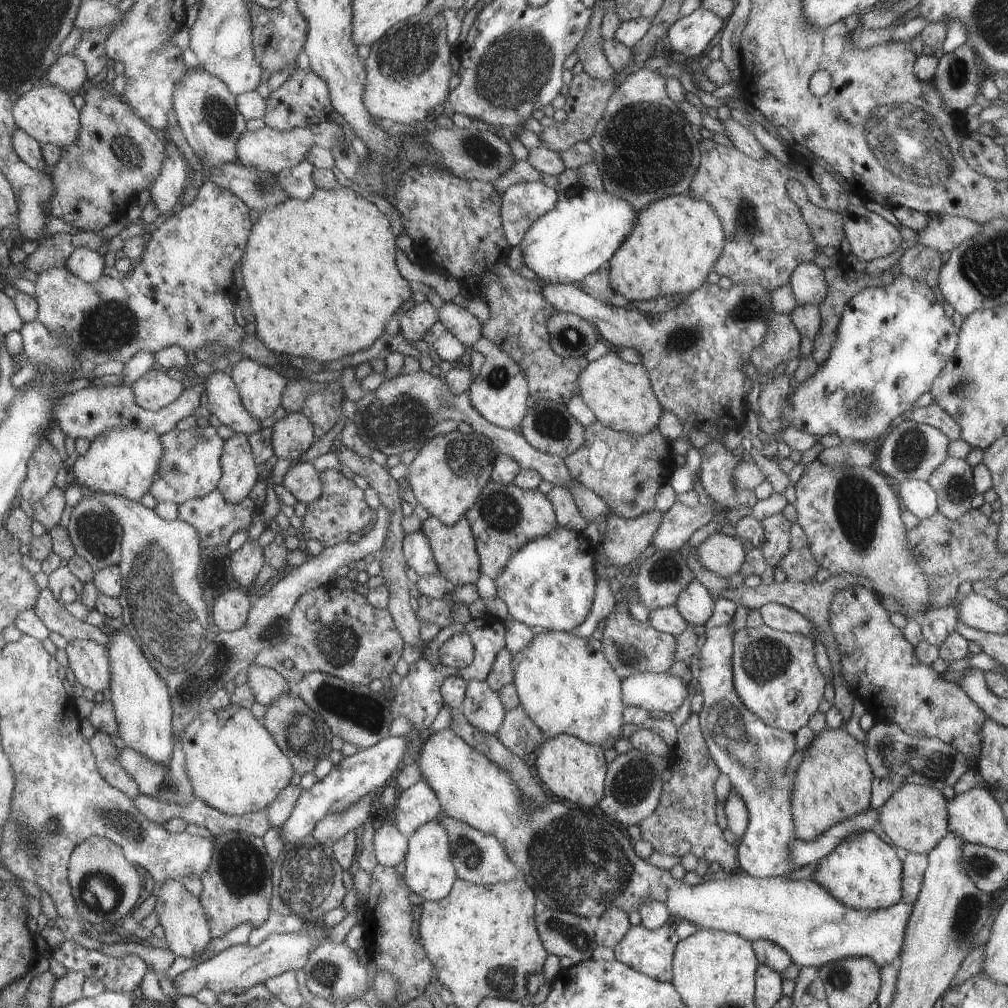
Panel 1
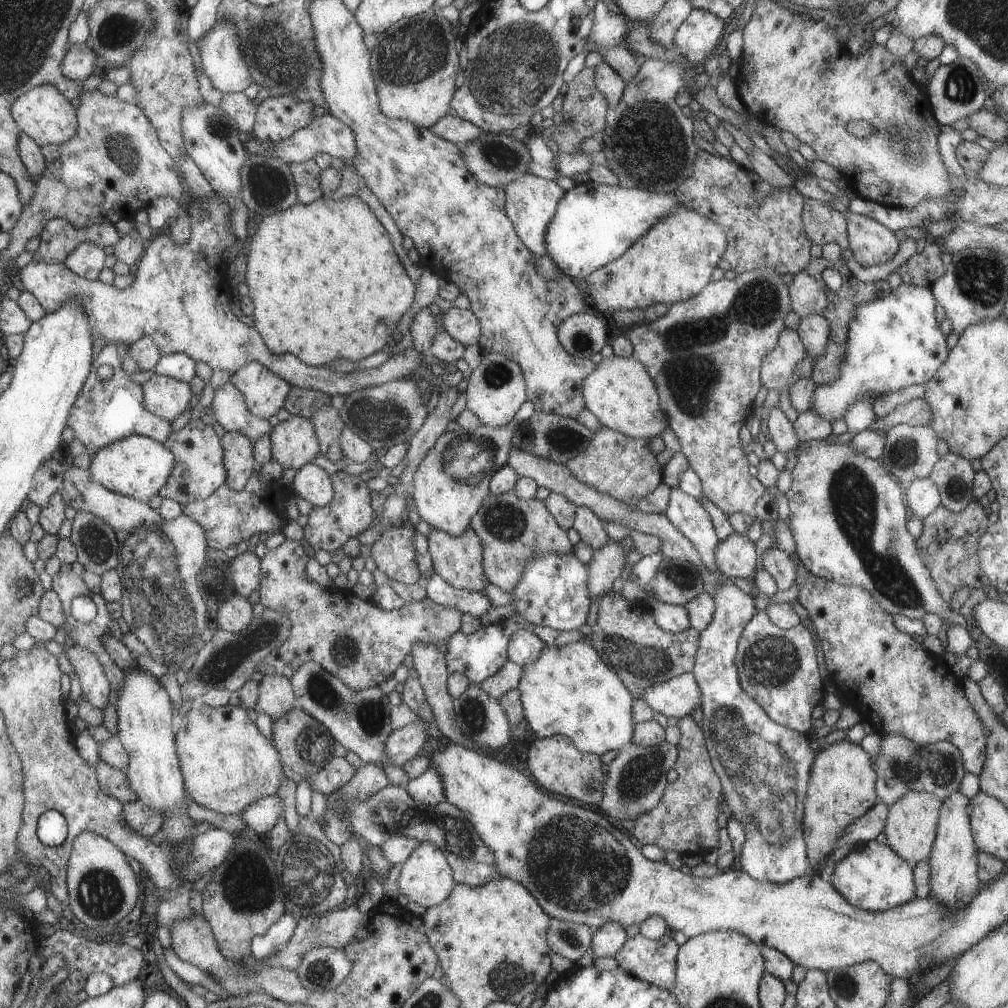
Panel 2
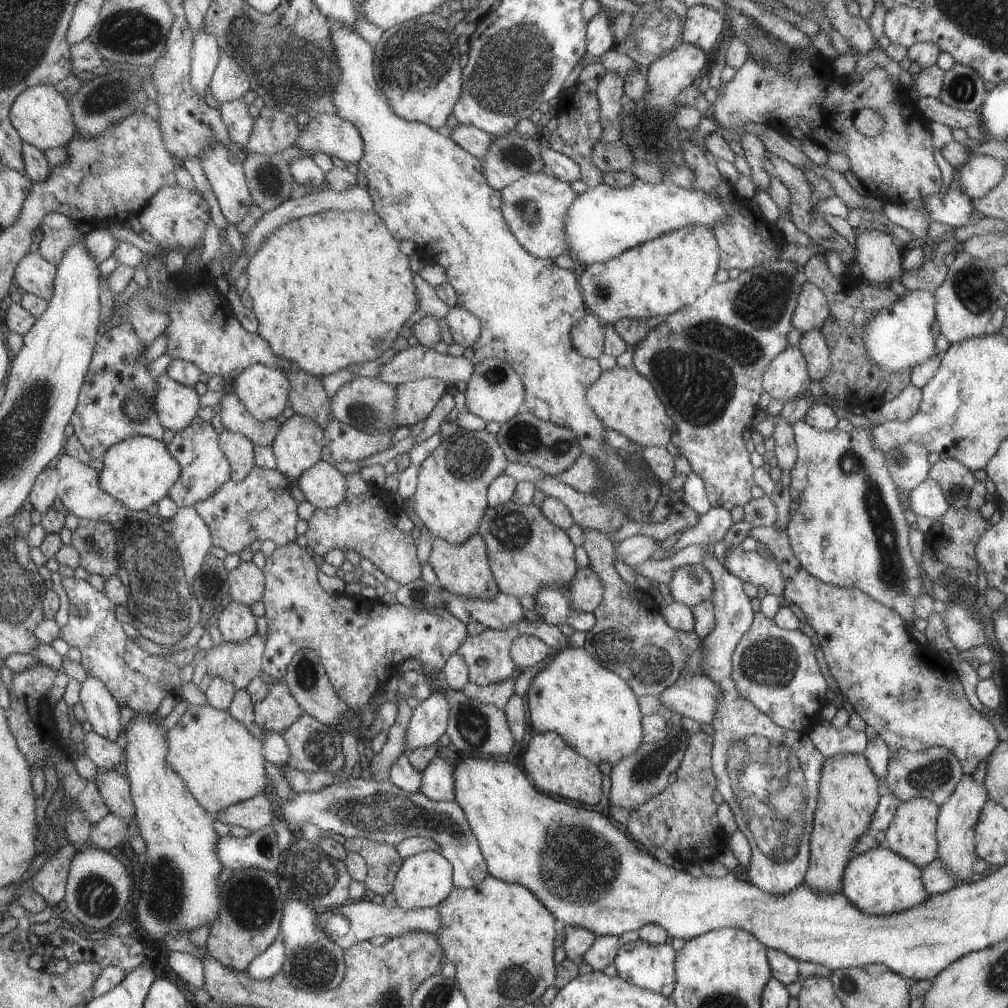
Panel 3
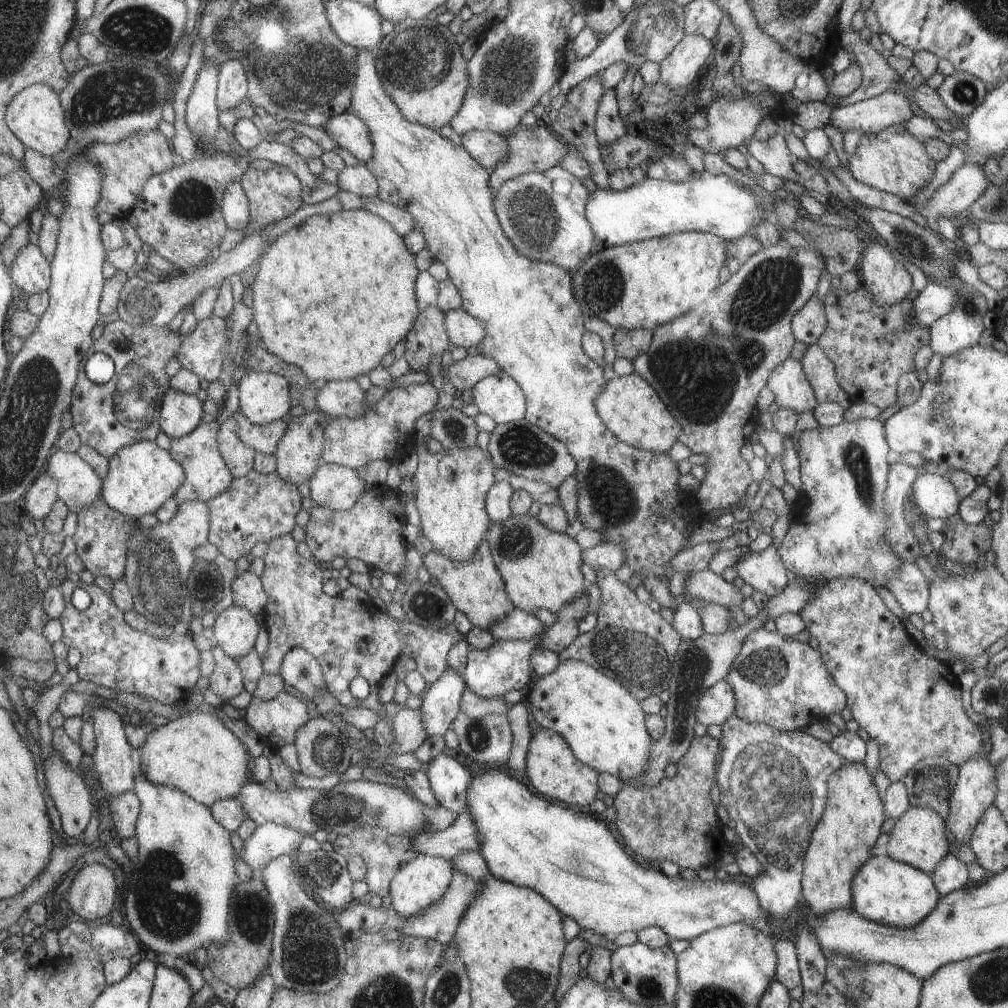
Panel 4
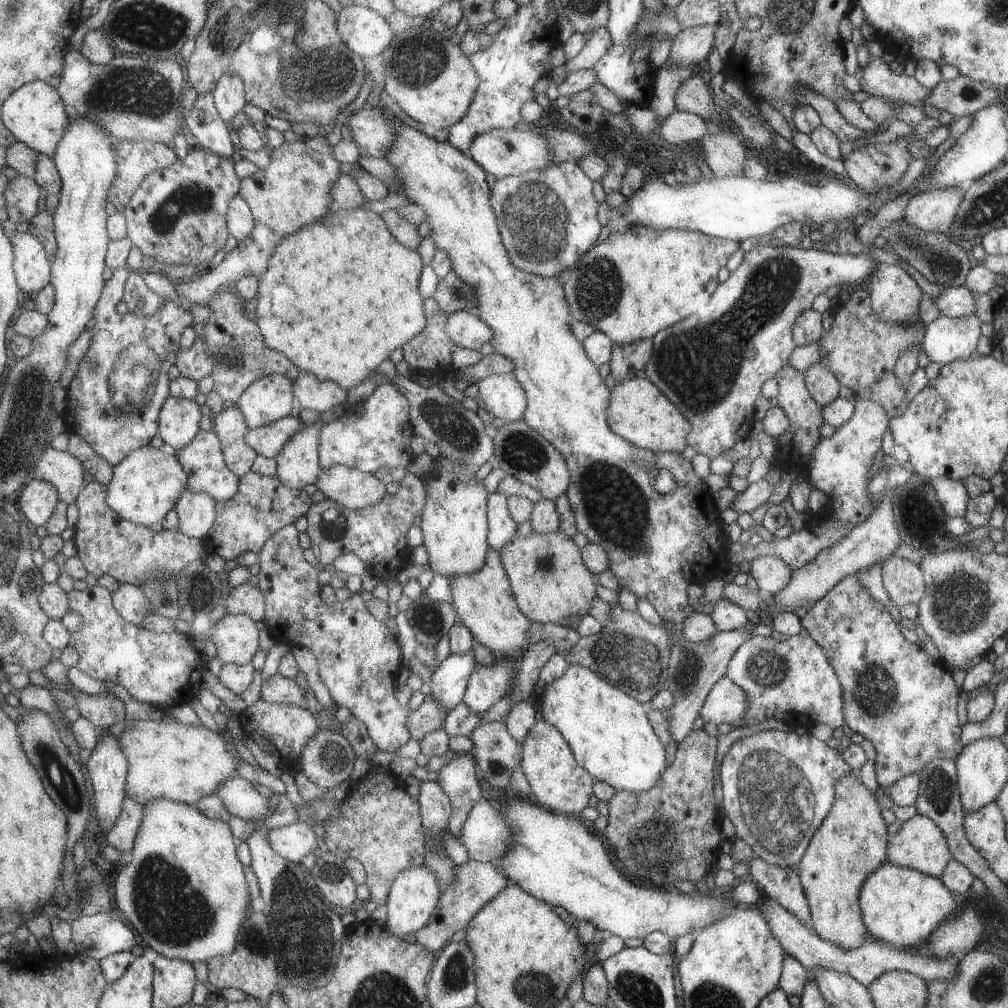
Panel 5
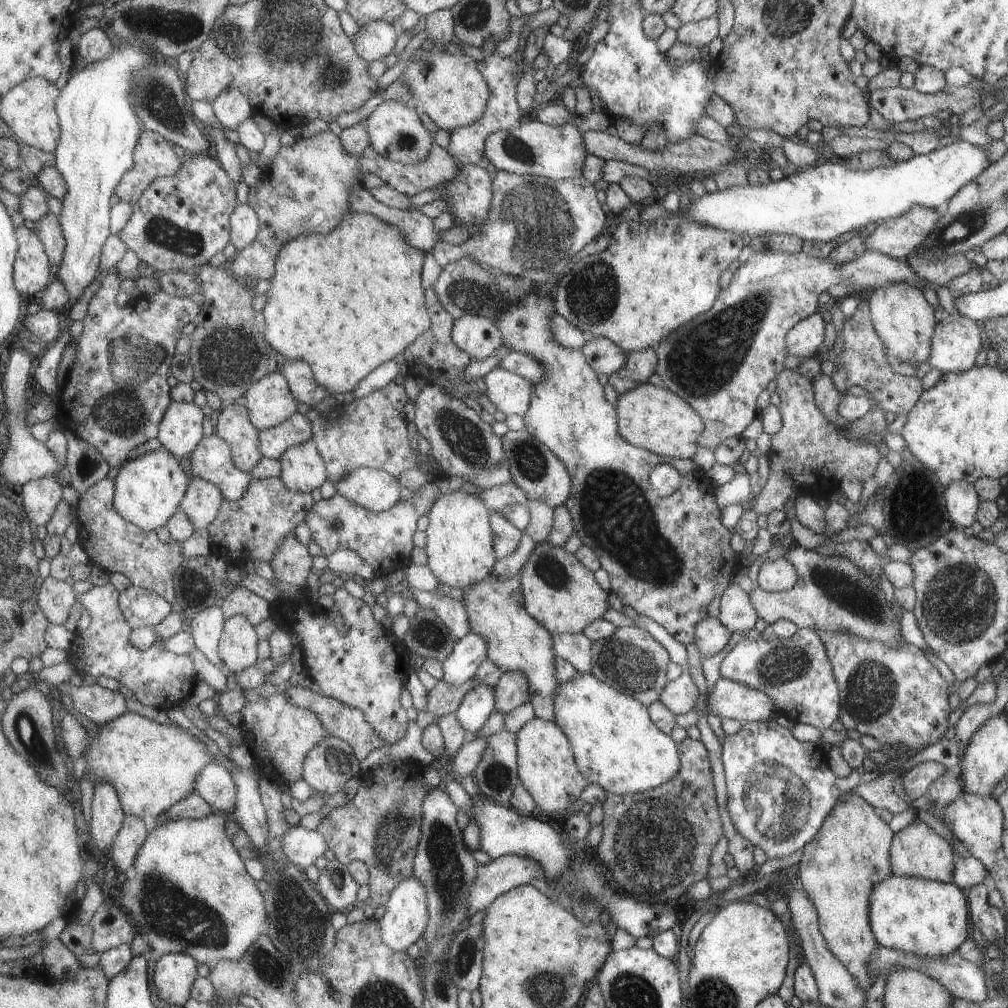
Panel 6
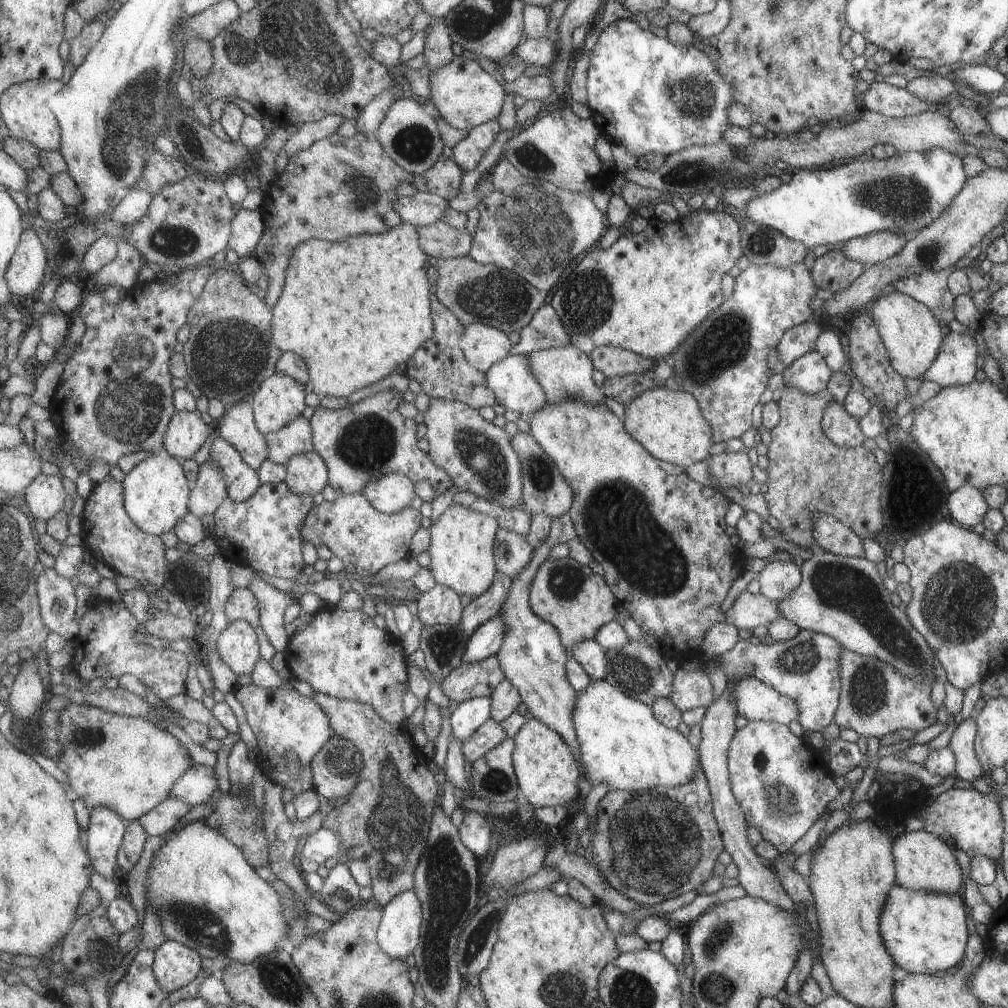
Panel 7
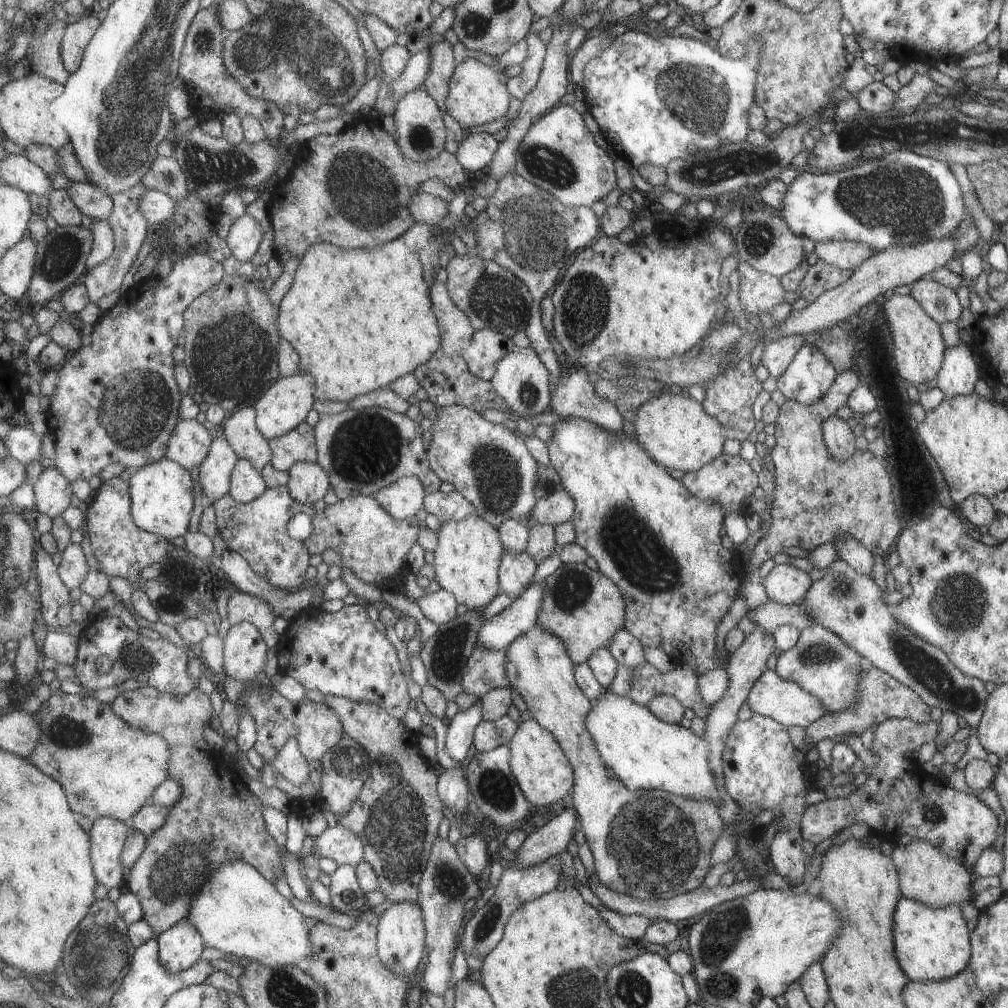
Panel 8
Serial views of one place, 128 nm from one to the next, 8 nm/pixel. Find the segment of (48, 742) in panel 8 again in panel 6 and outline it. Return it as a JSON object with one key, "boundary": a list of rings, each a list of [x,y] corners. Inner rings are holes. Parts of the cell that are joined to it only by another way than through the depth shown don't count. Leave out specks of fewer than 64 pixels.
{"boundary":[[[127,712],[113,722],[98,724],[97,728],[99,728],[99,734],[89,736],[89,748],[83,754],[87,764],[85,775],[88,772],[93,786],[101,782],[113,784],[119,794],[125,814],[139,816],[147,822],[153,821],[161,812],[173,806],[175,802],[179,802],[181,798],[191,795],[197,772],[201,772],[201,768],[205,768],[205,764],[213,760],[211,754],[205,750],[207,746],[203,746],[203,742],[197,742],[198,738],[179,730],[179,726],[175,723],[157,723],[137,713]]]}

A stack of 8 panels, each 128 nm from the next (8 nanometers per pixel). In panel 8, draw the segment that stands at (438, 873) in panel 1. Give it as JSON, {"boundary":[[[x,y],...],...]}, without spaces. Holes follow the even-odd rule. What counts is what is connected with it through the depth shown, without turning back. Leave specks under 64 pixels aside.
{"boundary":[[[397,901],[380,914],[379,926],[376,932],[376,951],[380,955],[381,964],[389,968],[395,976],[411,976],[423,956],[424,918],[421,918],[421,909],[418,904]]]}

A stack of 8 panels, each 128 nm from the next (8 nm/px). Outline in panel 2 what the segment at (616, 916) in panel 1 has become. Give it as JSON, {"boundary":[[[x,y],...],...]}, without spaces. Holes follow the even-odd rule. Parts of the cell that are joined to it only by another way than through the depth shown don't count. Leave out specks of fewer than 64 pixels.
{"boundary":[[[606,923],[603,927],[593,930],[588,952],[592,958],[613,958],[626,940],[625,930],[619,924]]]}

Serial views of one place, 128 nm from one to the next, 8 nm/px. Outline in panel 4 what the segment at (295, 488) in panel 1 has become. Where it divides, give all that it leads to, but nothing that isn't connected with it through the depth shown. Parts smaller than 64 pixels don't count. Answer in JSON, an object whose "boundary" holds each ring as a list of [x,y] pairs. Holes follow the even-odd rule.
{"boundary":[[[321,464],[307,481],[308,496],[315,505],[336,511],[353,506],[367,487],[353,469],[336,464]]]}

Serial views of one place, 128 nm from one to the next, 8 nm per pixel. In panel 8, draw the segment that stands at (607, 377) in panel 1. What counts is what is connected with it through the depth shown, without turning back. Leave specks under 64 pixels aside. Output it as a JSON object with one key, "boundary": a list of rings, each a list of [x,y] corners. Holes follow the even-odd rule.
{"boundary":[[[664,389],[659,396],[643,402],[632,423],[637,442],[657,464],[684,473],[697,470],[721,455],[721,445],[726,439],[721,423],[709,416],[701,403],[673,389]]]}

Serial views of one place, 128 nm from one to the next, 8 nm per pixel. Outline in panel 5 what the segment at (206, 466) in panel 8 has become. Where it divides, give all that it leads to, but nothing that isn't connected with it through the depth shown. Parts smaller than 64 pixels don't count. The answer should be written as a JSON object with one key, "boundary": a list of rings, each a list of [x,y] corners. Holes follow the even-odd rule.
{"boundary":[[[185,489],[174,507],[179,521],[176,532],[189,538],[203,539],[213,524],[215,502],[203,492],[187,492]]]}

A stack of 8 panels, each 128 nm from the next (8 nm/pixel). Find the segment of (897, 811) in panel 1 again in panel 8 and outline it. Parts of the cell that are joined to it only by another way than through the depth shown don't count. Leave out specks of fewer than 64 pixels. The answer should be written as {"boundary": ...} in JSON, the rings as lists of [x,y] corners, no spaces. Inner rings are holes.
{"boundary":[[[912,839],[908,844],[895,846],[890,854],[893,864],[899,873],[902,897],[925,904],[929,908],[945,908],[949,904],[963,904],[971,896],[971,876],[963,864],[951,860],[925,840]]]}

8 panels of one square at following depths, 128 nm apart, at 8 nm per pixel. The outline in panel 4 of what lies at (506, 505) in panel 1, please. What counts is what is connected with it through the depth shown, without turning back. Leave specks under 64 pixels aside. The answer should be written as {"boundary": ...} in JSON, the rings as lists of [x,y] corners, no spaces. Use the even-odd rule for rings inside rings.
{"boundary":[[[527,513],[519,516],[509,514],[509,518],[503,524],[489,524],[485,530],[484,539],[492,551],[497,572],[500,572],[501,578],[504,580],[504,589],[508,593],[508,599],[512,601],[515,608],[519,608],[527,614],[533,610],[539,610],[539,608],[557,613],[563,604],[568,604],[583,594],[585,578],[581,576],[581,570],[579,570],[579,566],[581,566],[579,546],[575,539],[571,540],[566,533],[555,534],[555,532],[547,530],[545,526],[541,526],[537,522],[536,517],[528,516]]]}

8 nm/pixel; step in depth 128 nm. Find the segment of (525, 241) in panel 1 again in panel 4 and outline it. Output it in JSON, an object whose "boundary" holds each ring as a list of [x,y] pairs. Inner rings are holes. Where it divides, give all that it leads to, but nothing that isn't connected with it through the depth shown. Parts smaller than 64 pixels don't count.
{"boundary":[[[703,174],[686,182],[674,183],[645,177],[637,184],[632,184],[620,191],[599,188],[589,196],[588,202],[585,204],[585,220],[588,220],[593,236],[601,242],[603,248],[683,231],[709,232],[721,236],[722,239],[733,240],[733,238],[743,236],[751,226],[758,226],[764,222],[765,208],[757,204],[758,199],[753,191],[745,190],[741,186],[737,188],[737,184],[733,184],[729,179],[724,174]]]}

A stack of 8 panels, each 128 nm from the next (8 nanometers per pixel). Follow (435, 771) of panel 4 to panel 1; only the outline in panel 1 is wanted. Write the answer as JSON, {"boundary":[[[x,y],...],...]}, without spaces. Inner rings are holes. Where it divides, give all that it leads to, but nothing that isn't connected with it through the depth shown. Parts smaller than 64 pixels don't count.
{"boundary":[[[423,778],[397,792],[393,808],[393,825],[403,834],[409,835],[425,822],[435,819],[441,812],[440,803]]]}

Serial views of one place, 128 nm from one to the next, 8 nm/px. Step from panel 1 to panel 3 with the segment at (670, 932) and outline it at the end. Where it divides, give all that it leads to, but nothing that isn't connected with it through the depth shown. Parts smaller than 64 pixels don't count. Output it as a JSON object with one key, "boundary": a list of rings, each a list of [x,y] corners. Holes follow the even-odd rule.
{"boundary":[[[638,938],[619,947],[613,964],[615,964],[616,975],[621,980],[625,980],[633,986],[639,986],[643,990],[651,990],[661,996],[669,997],[673,988],[676,987],[676,958],[678,954],[677,948],[673,948],[670,941],[649,944]]]}

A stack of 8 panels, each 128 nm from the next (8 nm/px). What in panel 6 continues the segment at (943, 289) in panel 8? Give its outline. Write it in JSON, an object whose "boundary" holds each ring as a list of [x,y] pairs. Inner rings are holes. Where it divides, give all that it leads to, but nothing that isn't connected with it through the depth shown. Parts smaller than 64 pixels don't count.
{"boundary":[[[865,250],[859,258],[841,266],[825,258],[813,258],[802,251],[795,254],[751,252],[745,262],[732,272],[728,286],[721,288],[716,302],[708,311],[681,324],[665,338],[661,338],[659,343],[651,344],[657,357],[655,374],[659,376],[662,386],[680,396],[701,417],[704,428],[700,436],[697,436],[697,446],[713,451],[723,440],[743,432],[743,428],[755,418],[755,398],[767,386],[767,382],[778,375],[777,372],[785,369],[783,360],[785,354],[789,354],[785,348],[785,335],[799,320],[815,312],[819,306],[817,296],[821,292],[840,282],[845,286],[857,285],[868,291],[895,282],[905,282],[917,290],[939,286],[917,276],[901,259],[885,256],[875,250]]]}

